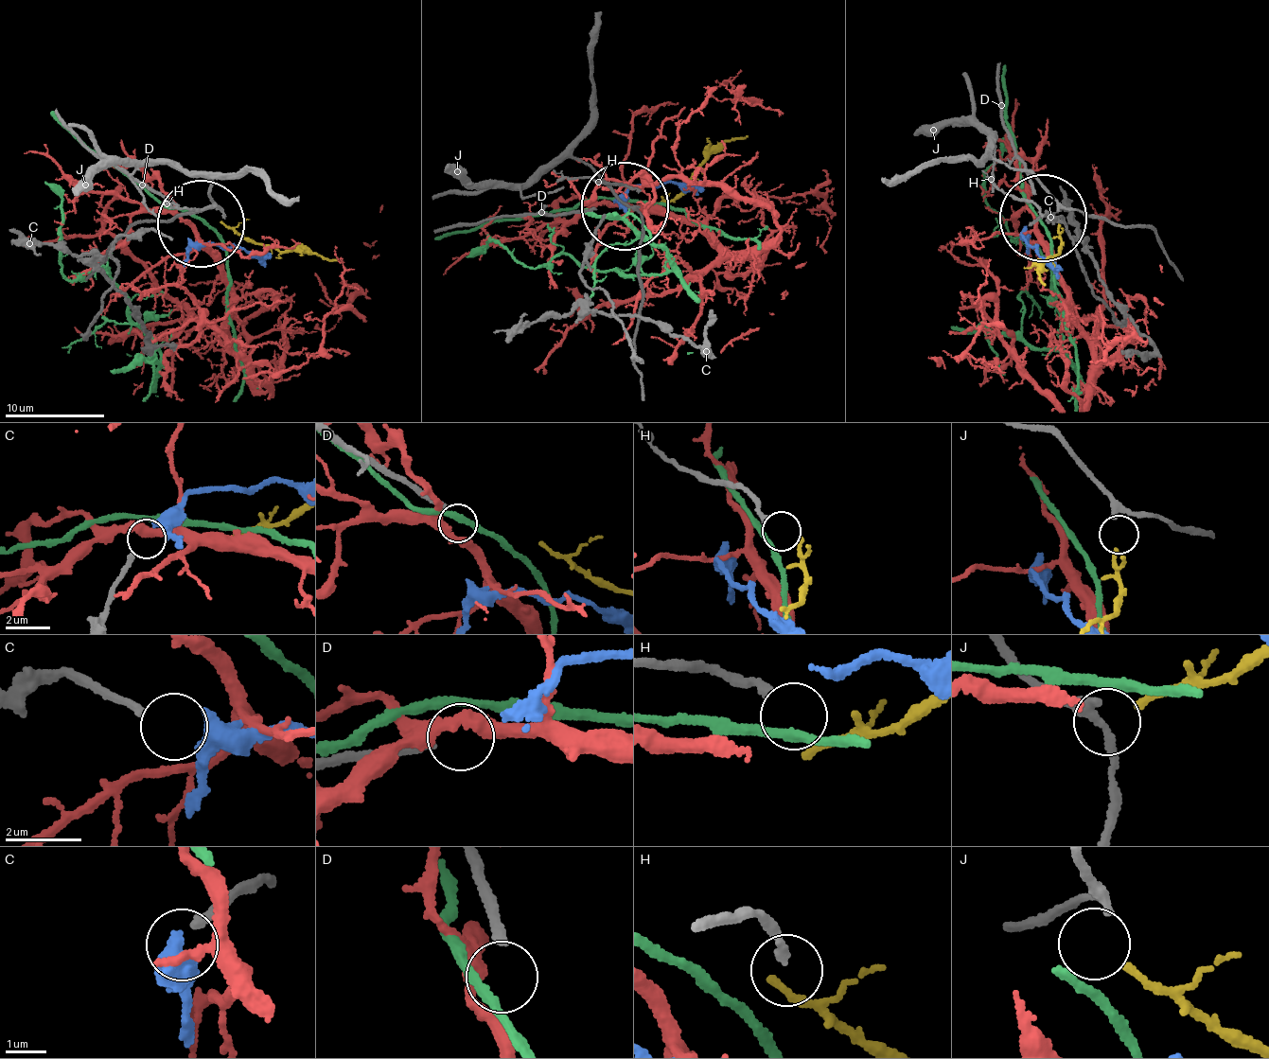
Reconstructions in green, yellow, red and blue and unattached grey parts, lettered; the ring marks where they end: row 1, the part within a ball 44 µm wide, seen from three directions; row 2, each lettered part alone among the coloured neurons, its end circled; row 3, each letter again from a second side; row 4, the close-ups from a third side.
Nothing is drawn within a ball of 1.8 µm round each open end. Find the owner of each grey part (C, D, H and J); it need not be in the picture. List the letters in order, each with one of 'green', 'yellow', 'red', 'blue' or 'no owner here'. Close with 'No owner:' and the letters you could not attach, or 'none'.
C: blue
D: no owner here
H: no owner here
J: yellow
No owner: D, H

